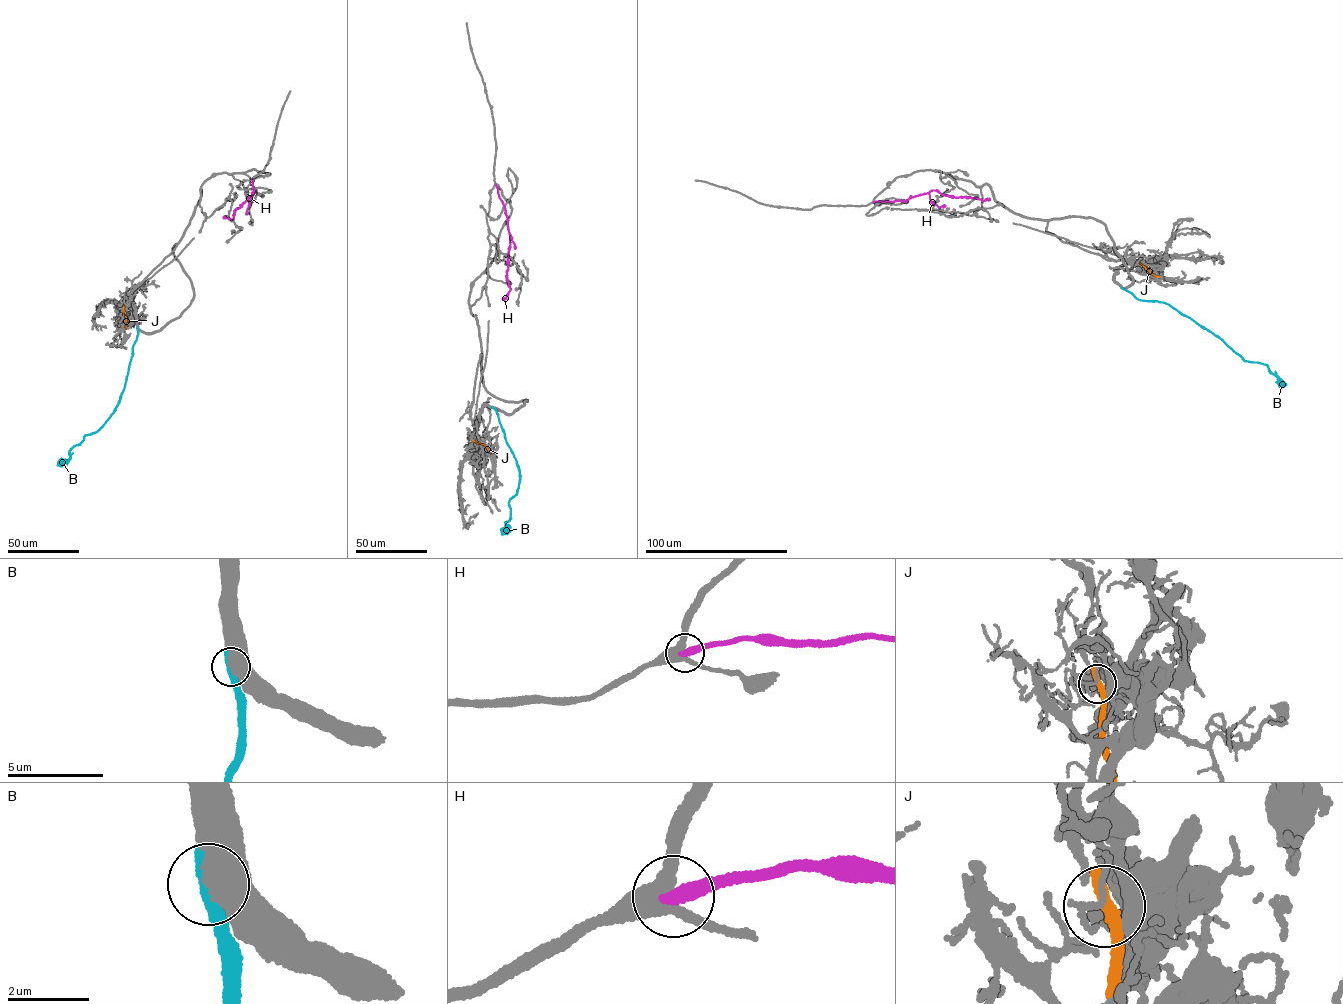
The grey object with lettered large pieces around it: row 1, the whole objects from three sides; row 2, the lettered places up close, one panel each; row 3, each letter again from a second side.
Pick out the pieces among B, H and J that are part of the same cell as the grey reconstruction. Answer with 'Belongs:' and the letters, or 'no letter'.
Belongs: B

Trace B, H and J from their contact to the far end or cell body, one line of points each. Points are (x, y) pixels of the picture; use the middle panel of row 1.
B: (492, 407), (520, 477), (516, 494), (509, 502), (510, 519), (505, 523), (509, 527), (502, 532)
H: (495, 184), (504, 207), (510, 237), (507, 273), (510, 290), (502, 299)
J: (473, 441), (488, 450)

